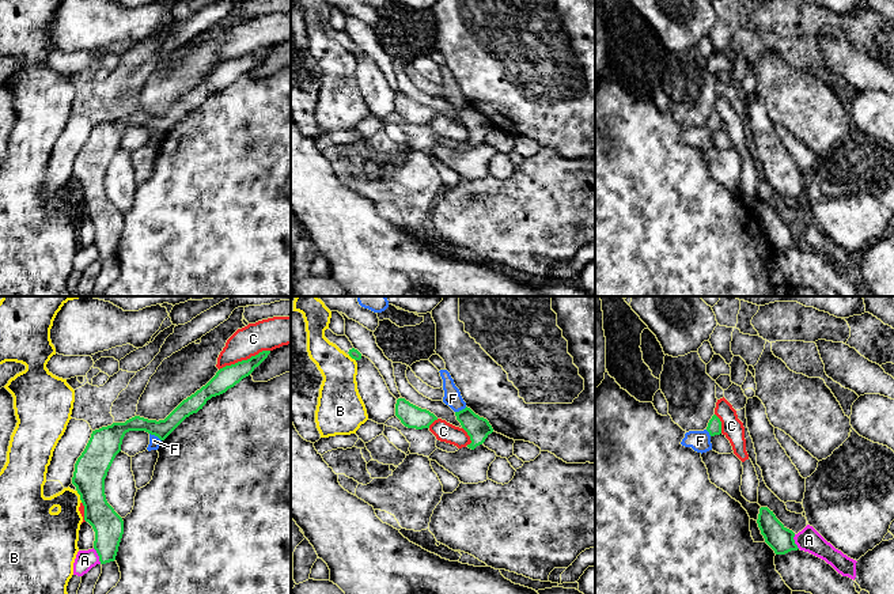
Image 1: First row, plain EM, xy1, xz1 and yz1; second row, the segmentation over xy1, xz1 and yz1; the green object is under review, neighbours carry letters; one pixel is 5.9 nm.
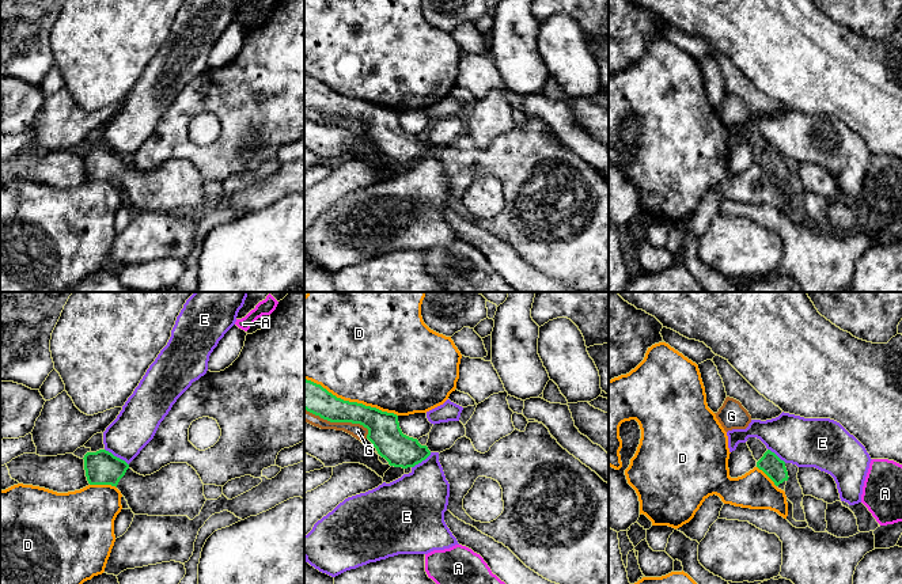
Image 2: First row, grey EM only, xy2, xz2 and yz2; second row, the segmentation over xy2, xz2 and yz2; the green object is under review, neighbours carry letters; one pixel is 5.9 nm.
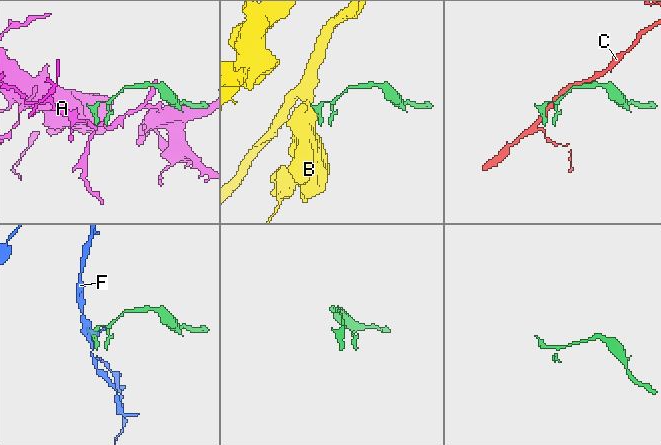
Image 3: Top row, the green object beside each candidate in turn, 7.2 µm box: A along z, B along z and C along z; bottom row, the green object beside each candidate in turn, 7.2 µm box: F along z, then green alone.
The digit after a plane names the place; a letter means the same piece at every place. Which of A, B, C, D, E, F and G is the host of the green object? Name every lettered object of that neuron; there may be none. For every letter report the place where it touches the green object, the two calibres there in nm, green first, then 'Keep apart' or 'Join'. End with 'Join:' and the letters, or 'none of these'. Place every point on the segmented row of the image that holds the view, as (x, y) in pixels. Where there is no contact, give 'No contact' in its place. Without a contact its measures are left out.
A: Touches green at xy1 (98, 555). Thickness 180 nm (green) against 120 nm. Keep apart
B: Touches green at xy1 (80, 496). Thickness 200 nm (green) against 240 nm. Keep apart
C: Touches green at xy1 (243, 360). Thickness 130 nm (green) against 190 nm. Keep apart
D: Touches green at xz2 (351, 402). Thickness 190 nm (green) against 480 nm. Keep apart
E: Touches green at xy2 (116, 457). Thickness 200 nm (green) against 240 nm. Keep apart
F: Touches green at xy1 (155, 435). Thickness 120 nm (green) against 60 nm. Keep apart
G: Touches green at xz2 (340, 421). Thickness 170 nm (green) against 90 nm. Keep apart
Join: none of these

